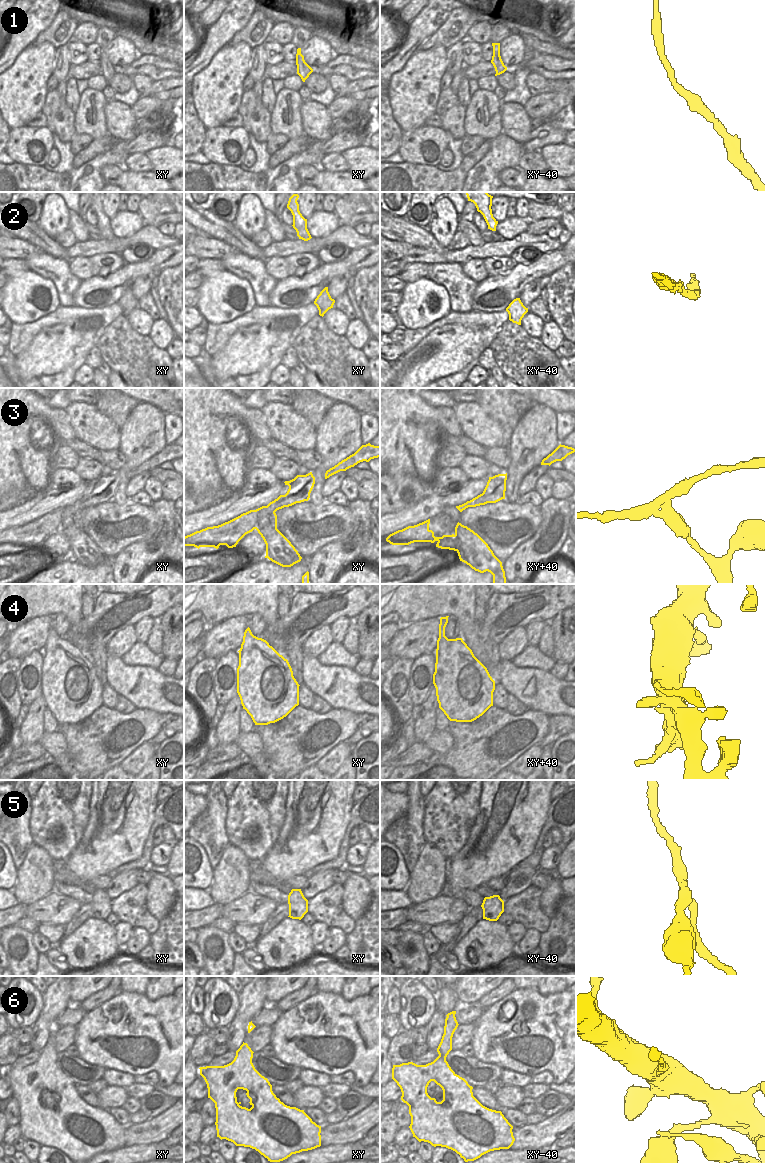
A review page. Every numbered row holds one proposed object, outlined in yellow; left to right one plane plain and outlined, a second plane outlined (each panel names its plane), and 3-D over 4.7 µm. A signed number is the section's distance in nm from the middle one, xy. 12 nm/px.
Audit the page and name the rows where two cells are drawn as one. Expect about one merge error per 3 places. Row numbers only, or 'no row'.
3.

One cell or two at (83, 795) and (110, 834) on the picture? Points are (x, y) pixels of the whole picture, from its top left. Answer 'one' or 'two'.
two

